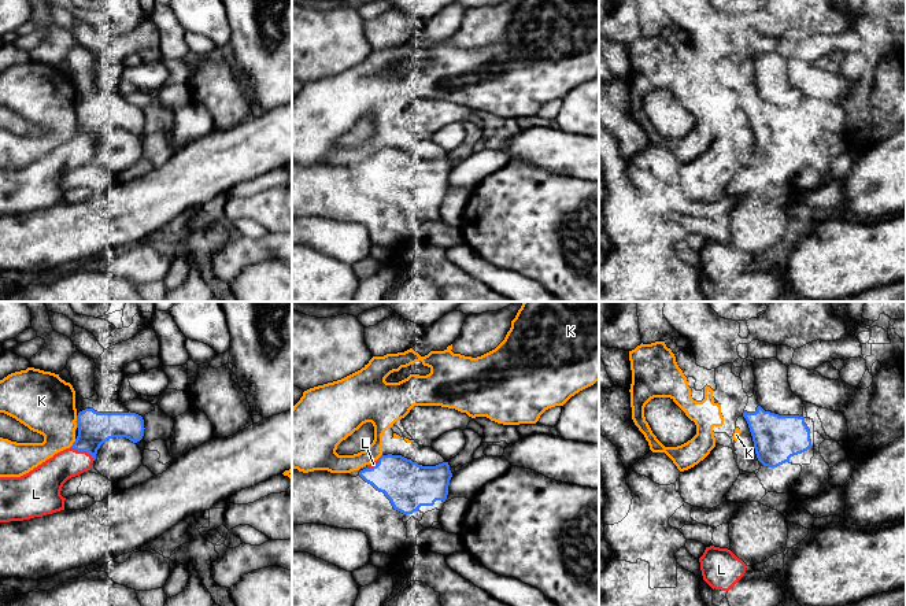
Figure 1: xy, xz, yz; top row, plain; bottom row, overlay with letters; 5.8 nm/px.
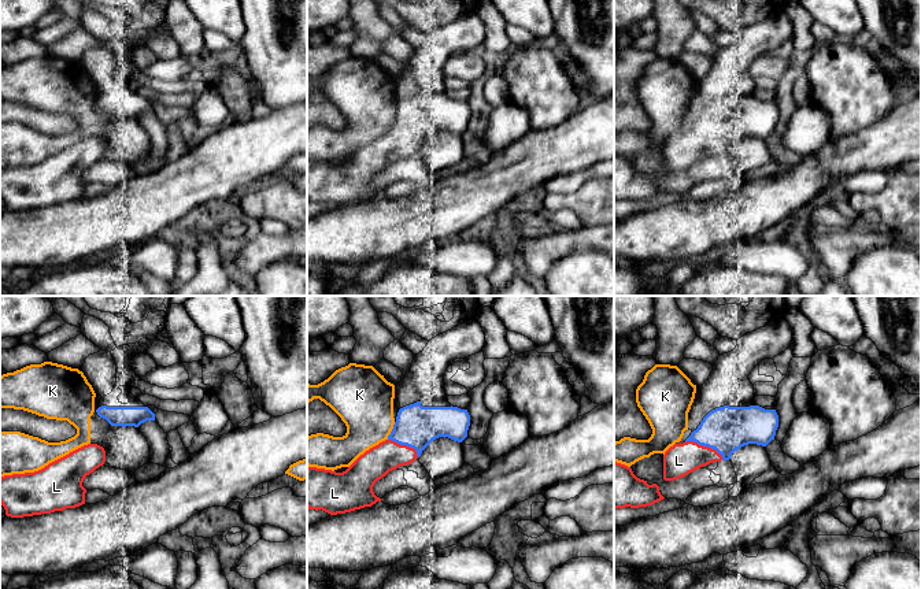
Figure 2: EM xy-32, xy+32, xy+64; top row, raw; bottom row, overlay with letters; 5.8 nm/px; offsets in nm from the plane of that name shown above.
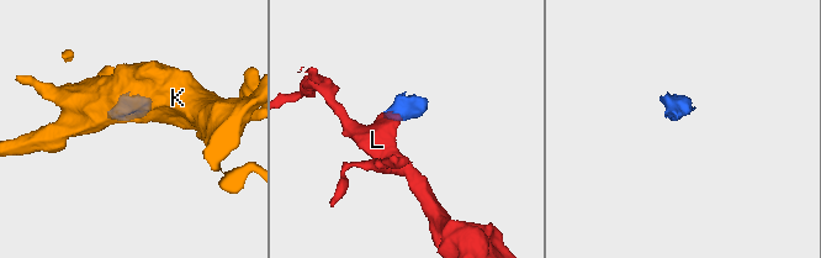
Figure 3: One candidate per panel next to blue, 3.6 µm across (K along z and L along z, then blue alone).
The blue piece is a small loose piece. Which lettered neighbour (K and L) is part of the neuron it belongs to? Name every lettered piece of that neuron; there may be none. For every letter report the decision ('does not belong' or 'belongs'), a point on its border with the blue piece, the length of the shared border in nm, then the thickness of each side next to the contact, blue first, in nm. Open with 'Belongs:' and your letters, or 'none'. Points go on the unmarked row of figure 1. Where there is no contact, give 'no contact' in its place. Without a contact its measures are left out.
Belongs: L
K: does not belong | xy (76, 114) | 70 nm | 190/360 nm
L: belongs | xy (84, 143) | 160 nm | 190/180 nm

